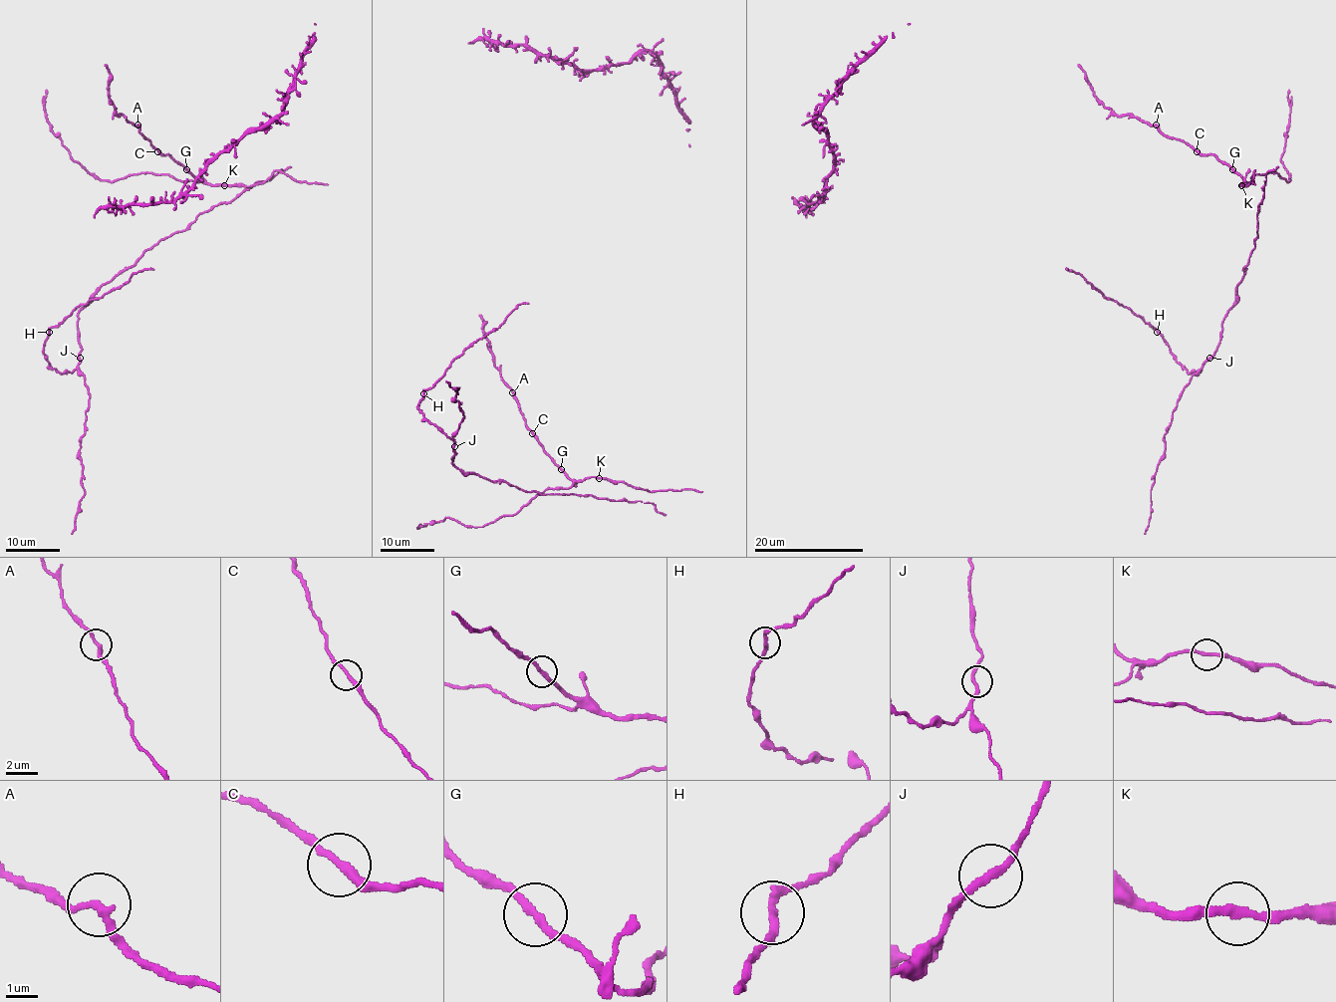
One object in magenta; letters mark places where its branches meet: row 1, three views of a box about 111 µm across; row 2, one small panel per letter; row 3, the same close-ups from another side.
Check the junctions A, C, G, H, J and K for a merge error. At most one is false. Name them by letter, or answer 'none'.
none

